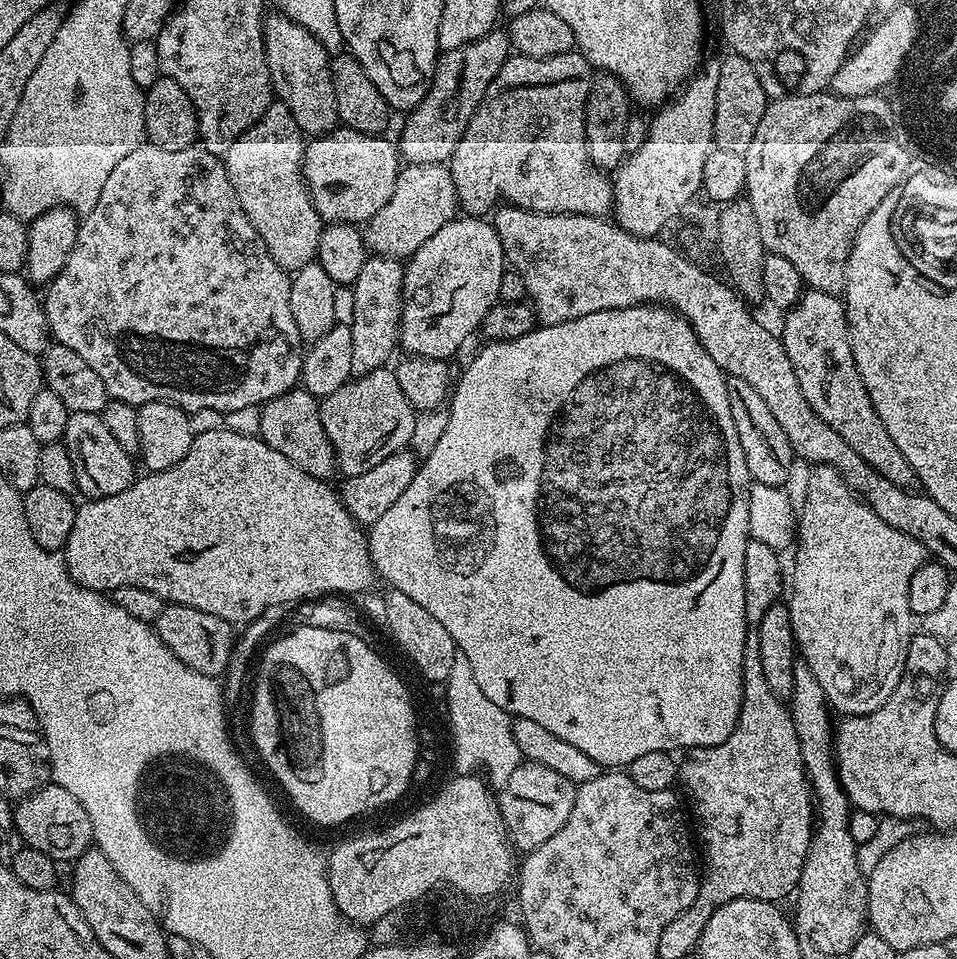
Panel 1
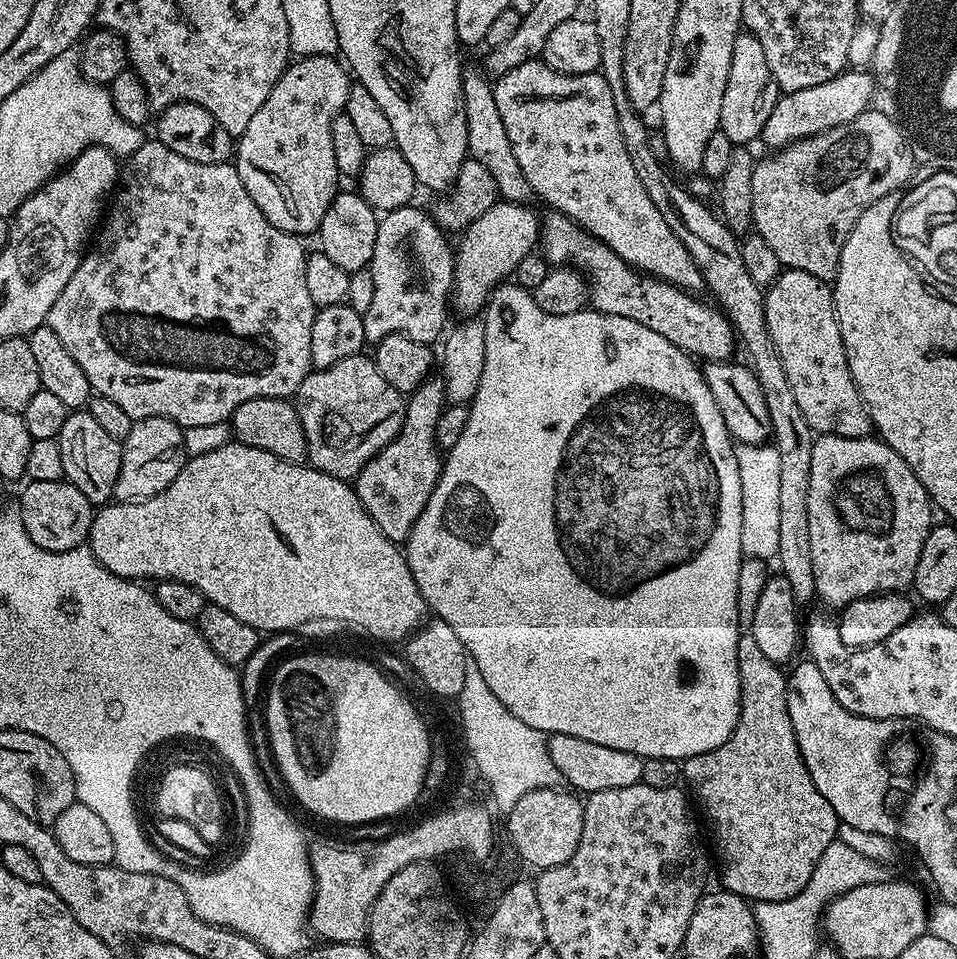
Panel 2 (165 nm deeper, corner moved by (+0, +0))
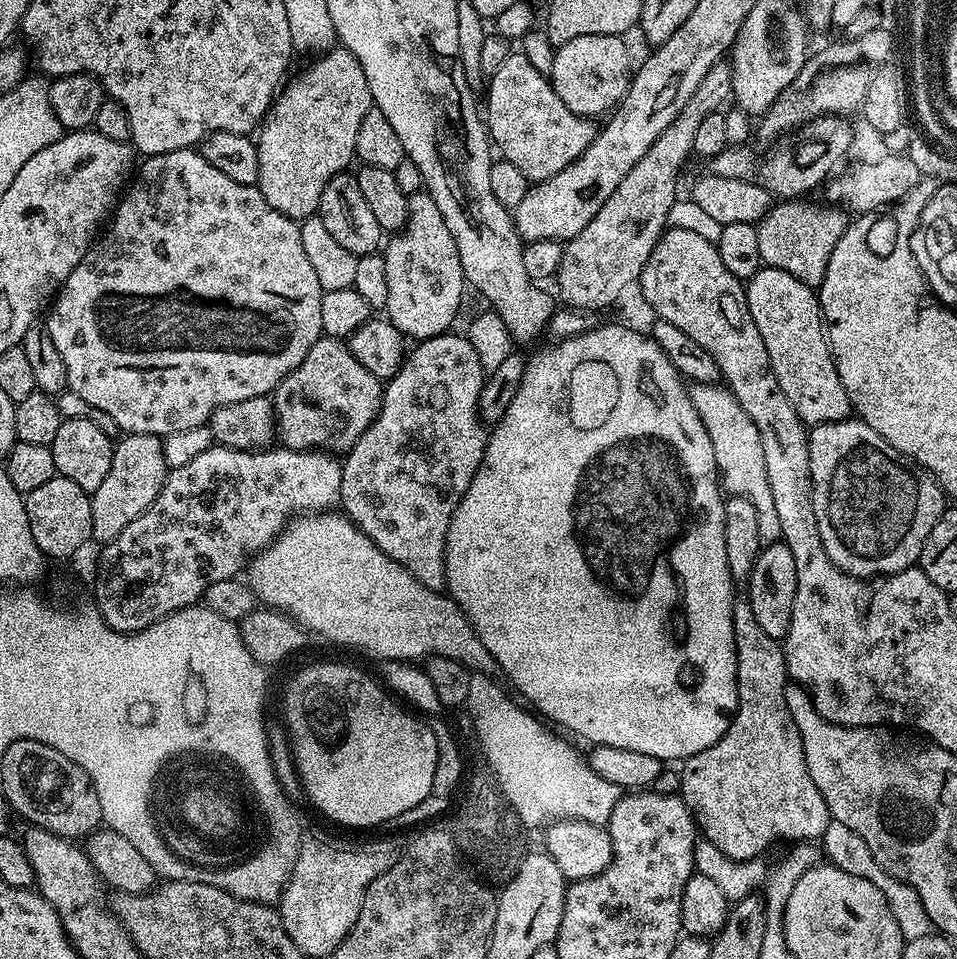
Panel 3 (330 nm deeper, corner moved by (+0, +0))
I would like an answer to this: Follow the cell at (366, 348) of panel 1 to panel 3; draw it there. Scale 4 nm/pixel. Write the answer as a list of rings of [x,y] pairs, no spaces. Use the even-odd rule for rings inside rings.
[[[426,190],[415,192],[408,197],[408,222],[406,227],[395,233],[392,240],[383,245],[382,255],[386,262],[386,318],[405,337],[413,341],[429,340],[435,336],[443,336],[453,327],[456,315],[460,312],[460,303],[464,300],[466,281],[462,262],[458,258],[458,246],[454,246],[454,234],[446,227],[446,218],[442,218],[442,210],[438,210],[438,202]]]

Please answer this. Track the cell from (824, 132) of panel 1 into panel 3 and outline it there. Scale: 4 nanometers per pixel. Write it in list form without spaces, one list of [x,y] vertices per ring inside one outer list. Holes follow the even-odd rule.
[[[812,198],[781,199],[756,224],[760,263],[786,270],[804,284],[819,286],[826,278],[830,254],[834,254],[834,246],[838,246],[838,238],[842,238],[849,223],[849,213],[843,207],[827,202],[815,204]]]

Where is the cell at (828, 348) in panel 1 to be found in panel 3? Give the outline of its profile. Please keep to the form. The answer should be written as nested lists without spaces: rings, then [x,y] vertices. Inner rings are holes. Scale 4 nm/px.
[[[761,266],[747,280],[746,291],[750,318],[754,318],[754,326],[758,326],[762,342],[766,342],[774,378],[778,378],[782,394],[790,398],[805,425],[849,419],[854,409],[828,345],[817,289],[794,278],[794,274],[786,274],[786,270]]]

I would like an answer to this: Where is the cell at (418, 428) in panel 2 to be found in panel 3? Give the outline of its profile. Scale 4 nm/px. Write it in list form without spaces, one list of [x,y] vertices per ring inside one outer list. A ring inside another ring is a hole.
[[[449,330],[443,336],[419,341],[415,345],[416,349],[413,352],[411,349],[407,353],[404,365],[398,370],[398,374],[394,374],[391,380],[383,385],[380,412],[374,418],[371,426],[362,434],[362,438],[358,438],[355,446],[349,448],[343,457],[344,469],[342,470],[342,486],[339,498],[343,511],[372,539],[374,546],[378,546],[378,550],[382,550],[387,556],[394,558],[394,562],[398,562],[406,570],[410,570],[410,574],[414,574],[414,578],[421,580],[427,588],[437,590],[445,587],[444,547],[446,546],[446,533],[450,526],[450,518],[456,507],[460,505],[460,498],[466,494],[466,490],[482,462],[490,435],[489,429],[487,427],[484,429],[484,424],[480,421],[480,411],[482,412],[480,395],[486,379],[484,367],[478,358],[478,350],[468,341],[467,335],[455,336],[454,333],[455,331]]]

